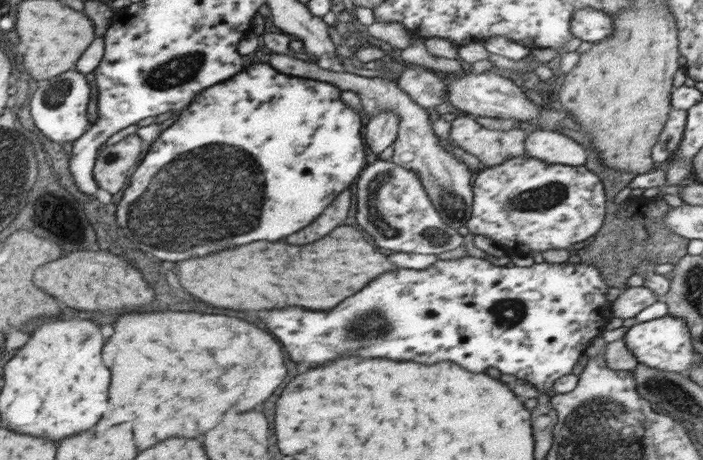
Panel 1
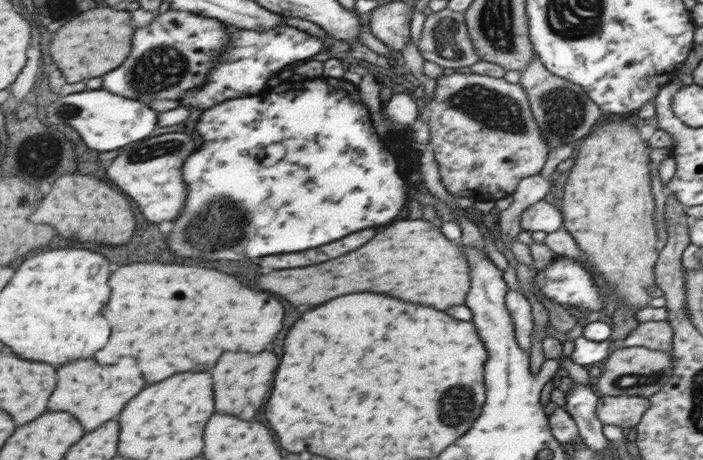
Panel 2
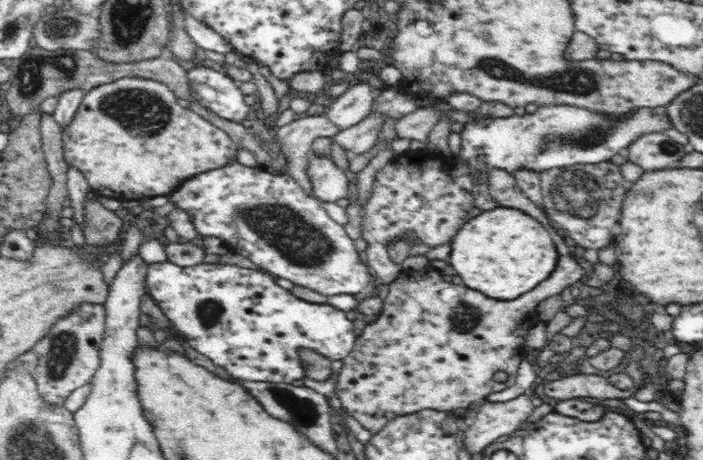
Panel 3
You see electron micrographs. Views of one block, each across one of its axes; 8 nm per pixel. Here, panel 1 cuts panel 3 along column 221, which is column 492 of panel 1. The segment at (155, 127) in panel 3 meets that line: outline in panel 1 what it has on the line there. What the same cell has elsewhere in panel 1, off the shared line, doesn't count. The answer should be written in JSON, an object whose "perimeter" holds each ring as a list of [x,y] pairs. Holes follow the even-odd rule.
{"perimeter":[[[462,114],[451,122],[448,140],[453,146],[476,156],[481,167],[492,167],[518,157],[526,157],[527,129],[517,125],[500,131],[480,125],[477,118]]]}

